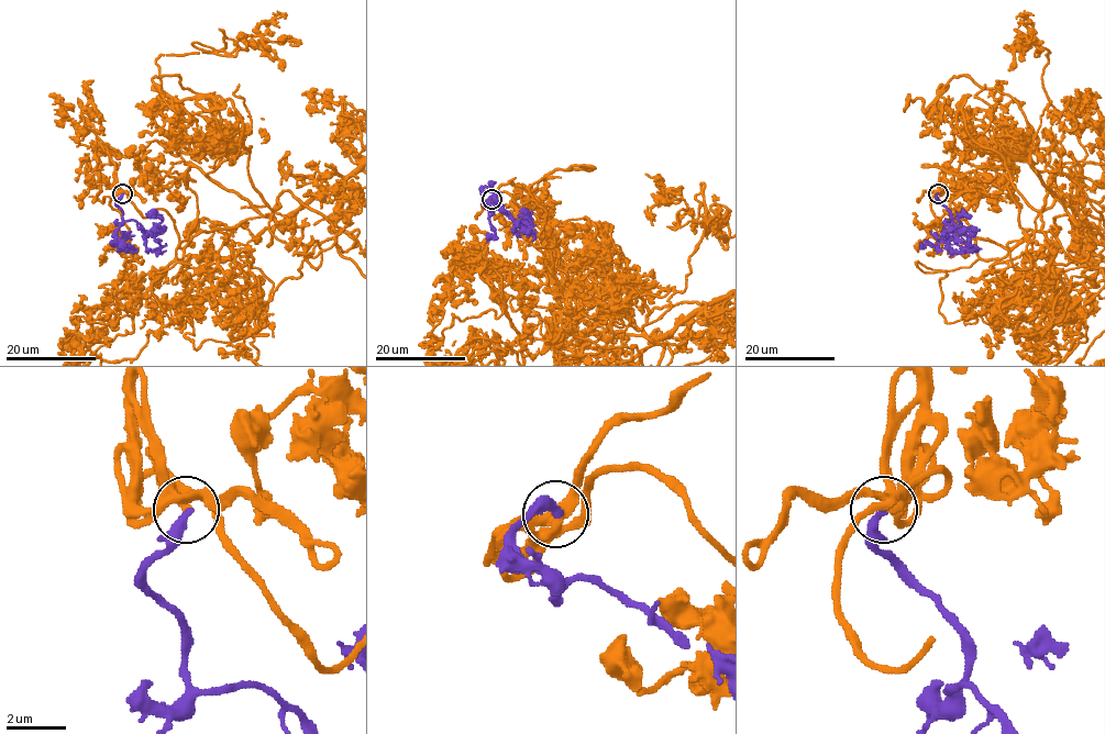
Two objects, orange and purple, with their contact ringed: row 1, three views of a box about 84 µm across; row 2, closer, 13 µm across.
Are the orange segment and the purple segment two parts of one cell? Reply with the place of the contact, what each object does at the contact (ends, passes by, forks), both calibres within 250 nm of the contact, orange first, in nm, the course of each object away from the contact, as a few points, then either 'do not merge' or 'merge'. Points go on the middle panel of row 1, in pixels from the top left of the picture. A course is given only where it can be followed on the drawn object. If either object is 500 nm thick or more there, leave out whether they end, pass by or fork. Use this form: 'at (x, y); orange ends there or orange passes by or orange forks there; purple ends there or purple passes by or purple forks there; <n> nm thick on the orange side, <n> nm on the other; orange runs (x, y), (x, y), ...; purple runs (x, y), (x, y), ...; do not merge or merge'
at (492, 199); orange forks there; purple ends there; 320 nm thick on the orange side, 320 nm on the other; purple runs (492, 199), (486, 202), (492, 211), (505, 212), (516, 229), (528, 230), (531, 226), (525, 209); merge

